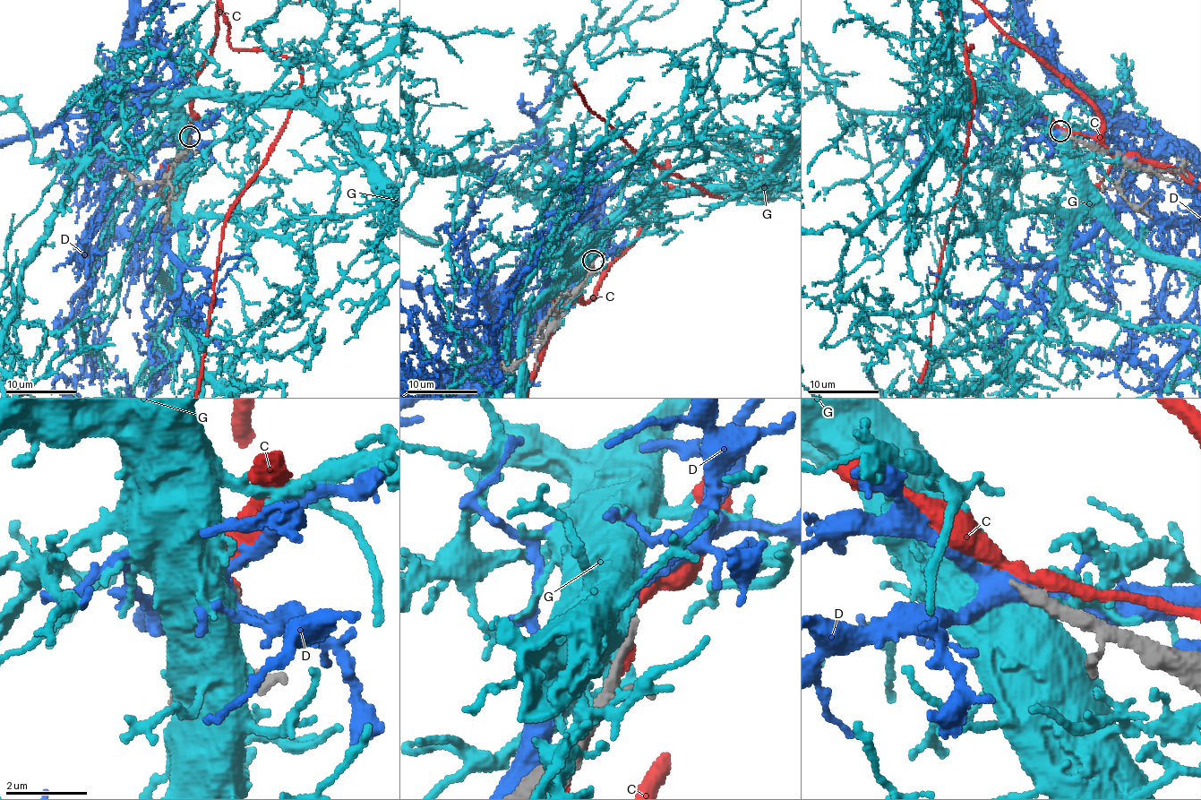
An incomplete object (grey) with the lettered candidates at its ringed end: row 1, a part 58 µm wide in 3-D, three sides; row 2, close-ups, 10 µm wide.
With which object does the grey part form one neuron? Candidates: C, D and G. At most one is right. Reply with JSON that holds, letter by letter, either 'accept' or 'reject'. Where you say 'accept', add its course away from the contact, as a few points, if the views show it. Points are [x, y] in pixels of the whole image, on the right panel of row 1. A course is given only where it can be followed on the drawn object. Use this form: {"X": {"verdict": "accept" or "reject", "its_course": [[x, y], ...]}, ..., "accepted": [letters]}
{"C": {"verdict": "reject"}, "D": {"verdict": "reject"}, "G": {"verdict": "reject"}, "accepted": []}

